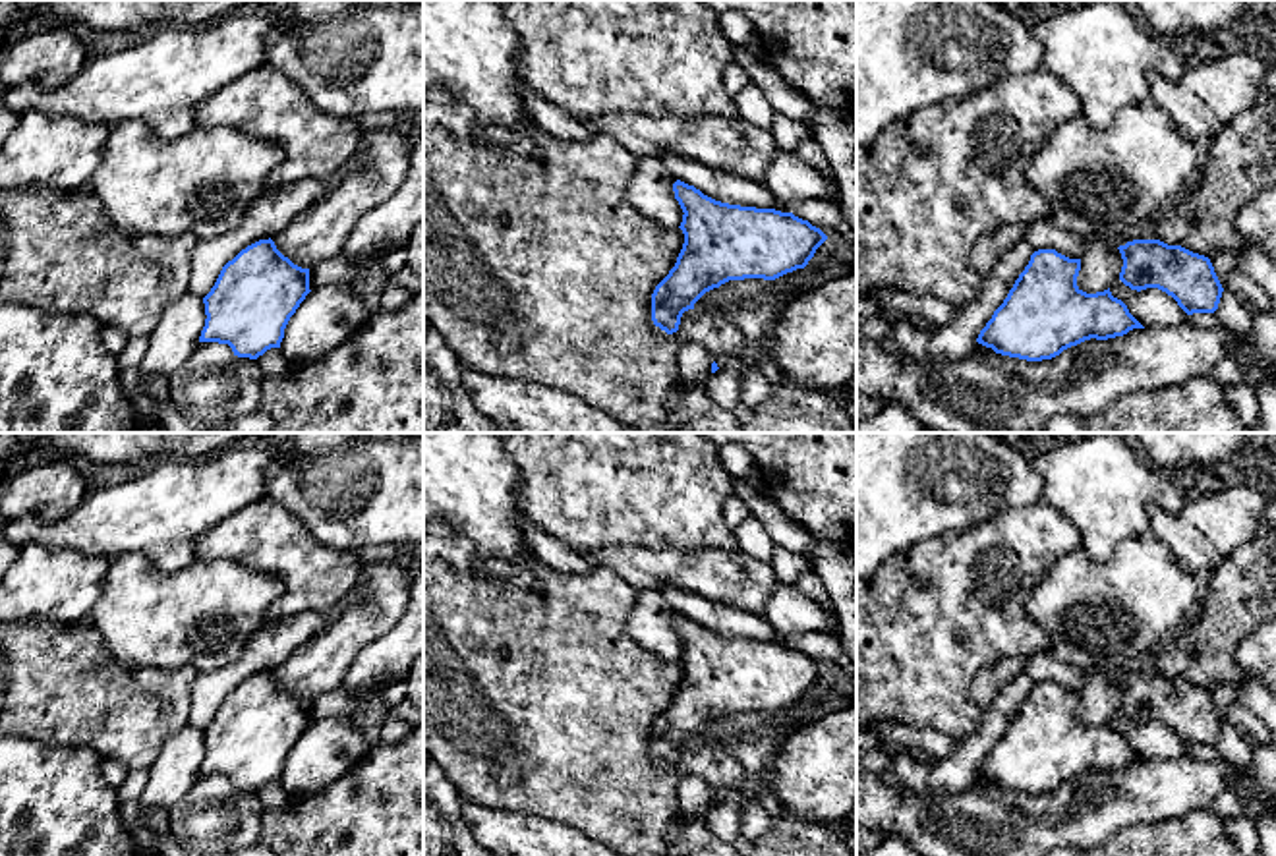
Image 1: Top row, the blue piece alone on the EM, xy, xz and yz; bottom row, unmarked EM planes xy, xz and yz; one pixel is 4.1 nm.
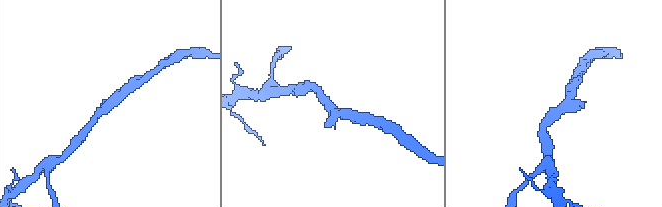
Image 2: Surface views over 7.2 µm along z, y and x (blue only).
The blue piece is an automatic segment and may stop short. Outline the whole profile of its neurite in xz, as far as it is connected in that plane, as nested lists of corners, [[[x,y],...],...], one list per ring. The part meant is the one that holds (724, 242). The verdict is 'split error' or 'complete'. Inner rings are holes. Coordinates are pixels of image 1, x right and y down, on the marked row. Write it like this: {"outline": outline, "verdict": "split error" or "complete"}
{"outline": [[[681,180],[673,184],[673,191],[684,213],[679,226],[684,234],[684,243],[675,267],[652,294],[652,321],[667,334],[679,330],[682,313],[694,309],[694,303],[706,292],[729,280],[775,280],[804,269],[816,249],[827,240],[820,228],[793,213],[721,203]]], "verdict": "complete"}

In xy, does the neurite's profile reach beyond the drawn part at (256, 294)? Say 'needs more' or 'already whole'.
already whole

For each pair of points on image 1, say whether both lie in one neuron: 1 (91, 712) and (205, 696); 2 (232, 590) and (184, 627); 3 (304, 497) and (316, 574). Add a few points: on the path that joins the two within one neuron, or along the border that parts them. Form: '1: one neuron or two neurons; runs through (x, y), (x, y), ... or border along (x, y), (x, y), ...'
1: two neurons; border along (194, 696), (188, 721)
2: one neuron; runs through (221, 601), (203, 617), (196, 617)
3: two neurons; border along (275, 503), (292, 513), (318, 540), (350, 551)

